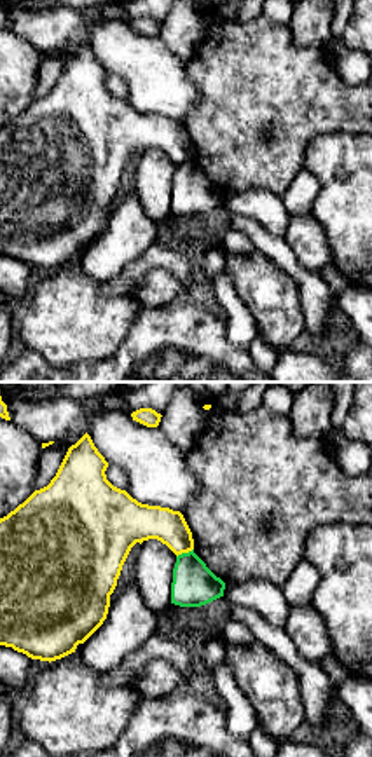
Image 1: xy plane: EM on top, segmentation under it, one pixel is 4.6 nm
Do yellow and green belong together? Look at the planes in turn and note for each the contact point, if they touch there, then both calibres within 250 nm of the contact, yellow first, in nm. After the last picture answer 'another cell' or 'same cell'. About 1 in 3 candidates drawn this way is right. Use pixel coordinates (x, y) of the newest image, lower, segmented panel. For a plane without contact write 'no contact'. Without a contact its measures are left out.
meets yellow at (184, 552); 180 nm thick on the yellow side, 200 nm on the other

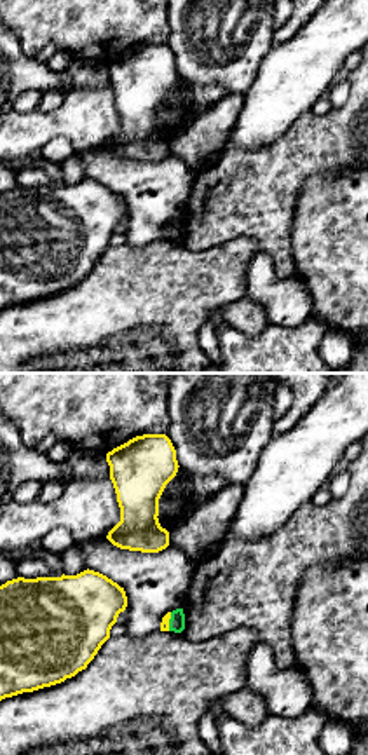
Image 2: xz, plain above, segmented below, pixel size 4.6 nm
meets yellow at (168, 621); 50 nm thick on the yellow side, 80 nm on the other

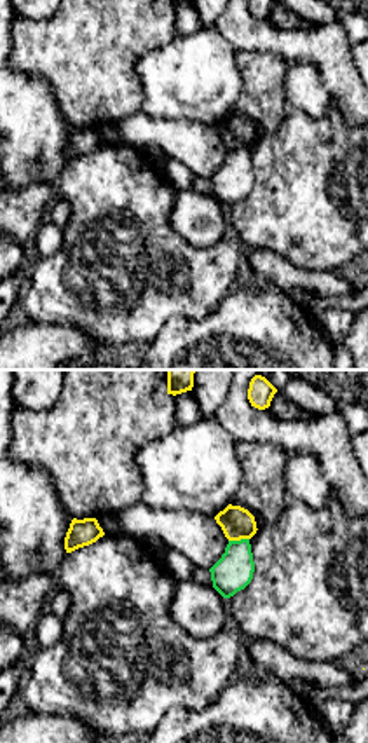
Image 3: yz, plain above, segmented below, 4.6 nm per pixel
meets yellow at (238, 539); 150 nm thick on the yellow side, 180 nm on the other

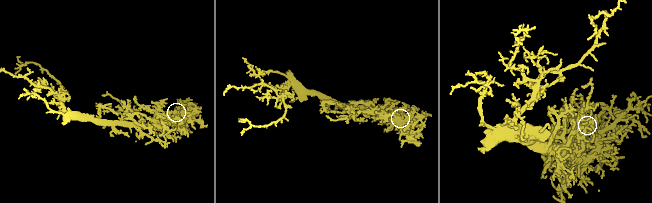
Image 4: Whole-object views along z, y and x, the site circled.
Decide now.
another cell

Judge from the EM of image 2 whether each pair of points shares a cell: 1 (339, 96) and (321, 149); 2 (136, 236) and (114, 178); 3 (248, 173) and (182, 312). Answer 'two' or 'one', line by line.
1: two
2: one
3: two

